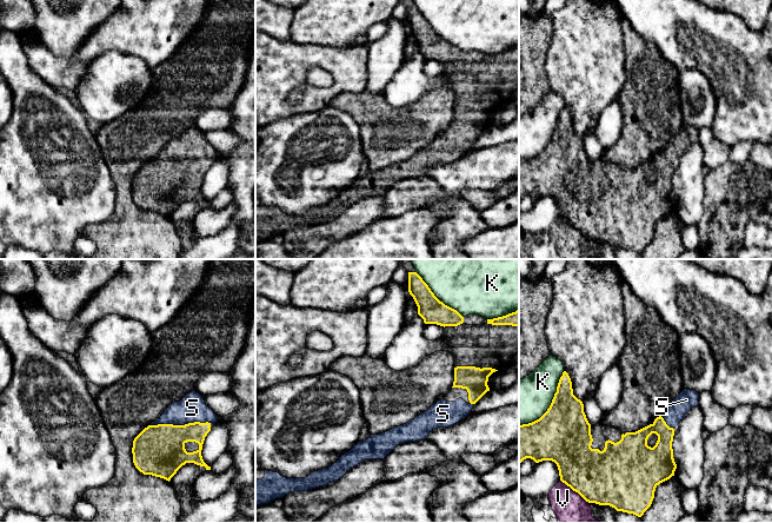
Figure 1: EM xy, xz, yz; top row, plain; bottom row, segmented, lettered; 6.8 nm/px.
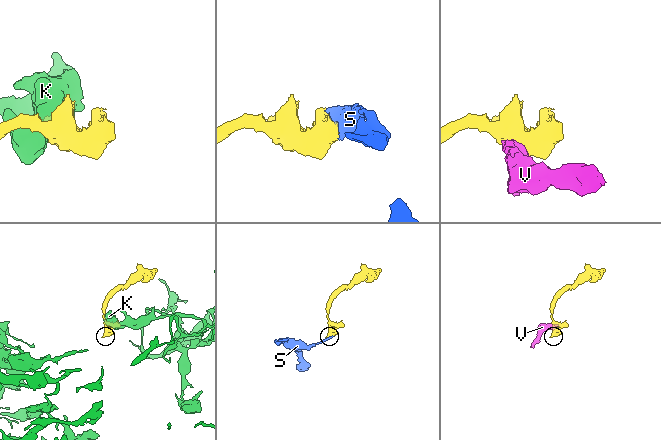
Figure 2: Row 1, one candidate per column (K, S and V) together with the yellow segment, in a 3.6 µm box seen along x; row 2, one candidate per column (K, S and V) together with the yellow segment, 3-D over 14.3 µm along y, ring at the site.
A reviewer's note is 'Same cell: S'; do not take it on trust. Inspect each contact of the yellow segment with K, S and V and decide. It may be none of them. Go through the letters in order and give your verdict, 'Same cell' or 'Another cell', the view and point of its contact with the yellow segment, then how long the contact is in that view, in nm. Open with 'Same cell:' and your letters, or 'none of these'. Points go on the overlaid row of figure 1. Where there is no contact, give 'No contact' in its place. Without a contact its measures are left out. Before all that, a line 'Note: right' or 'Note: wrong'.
Note: right
Same cell: S
K: Another cell. Touches yellow at yz (550, 405). Shared border 420 nm
S: Same cell. Touches yellow at xy (180, 425). Shared border 400 nm
V: Another cell. Touches yellow at yz (574, 490). Shared border 260 nm

